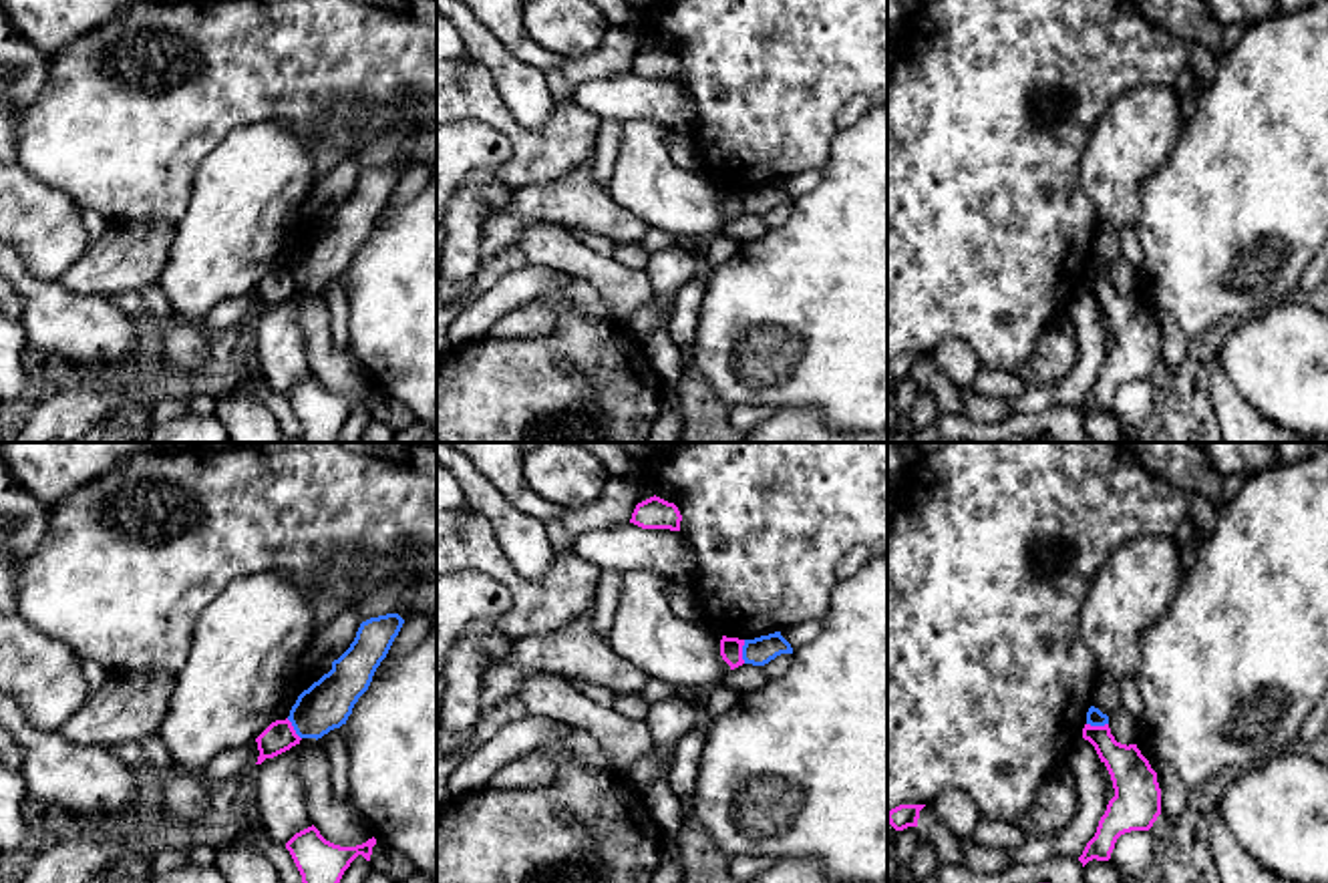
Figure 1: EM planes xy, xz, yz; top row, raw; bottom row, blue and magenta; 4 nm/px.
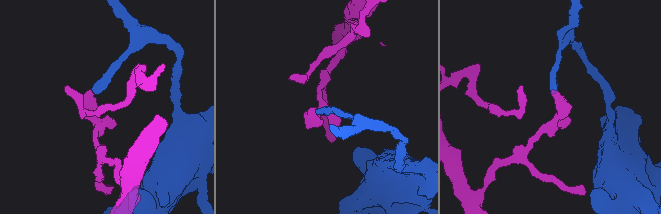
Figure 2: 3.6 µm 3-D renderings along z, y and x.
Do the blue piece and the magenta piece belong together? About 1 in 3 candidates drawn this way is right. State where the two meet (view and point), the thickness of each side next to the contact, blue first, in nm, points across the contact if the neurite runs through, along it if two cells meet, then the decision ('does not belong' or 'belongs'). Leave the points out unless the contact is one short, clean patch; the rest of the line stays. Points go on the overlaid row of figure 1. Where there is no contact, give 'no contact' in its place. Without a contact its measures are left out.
xz (743, 652) | 110/100 nm | along xz (745, 640), (743, 662) | does not belong

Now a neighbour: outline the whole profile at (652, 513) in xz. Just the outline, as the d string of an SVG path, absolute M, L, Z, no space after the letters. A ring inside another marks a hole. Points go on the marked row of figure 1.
M650 497L636 505L630 523L642 529L670 529L680 531L682 515L674 503L660 497Z

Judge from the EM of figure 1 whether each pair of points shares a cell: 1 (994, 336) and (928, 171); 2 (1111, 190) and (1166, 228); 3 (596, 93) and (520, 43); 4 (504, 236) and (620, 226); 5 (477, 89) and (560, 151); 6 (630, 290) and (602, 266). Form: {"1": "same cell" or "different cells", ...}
{"1": "same cell", "2": "different cells", "3": "different cells", "4": "same cell", "5": "same cell", "6": "same cell"}

